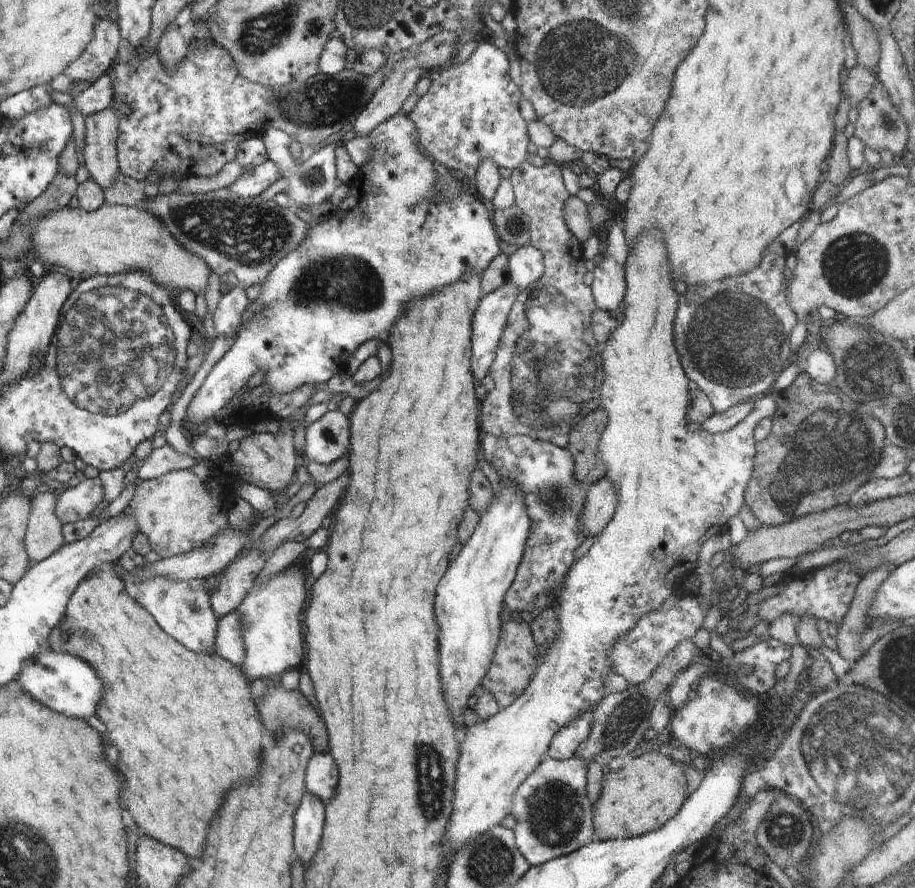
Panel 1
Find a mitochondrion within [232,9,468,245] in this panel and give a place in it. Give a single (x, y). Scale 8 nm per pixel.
(329, 103)

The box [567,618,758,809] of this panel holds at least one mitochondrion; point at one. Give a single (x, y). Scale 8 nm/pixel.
(621, 724)

